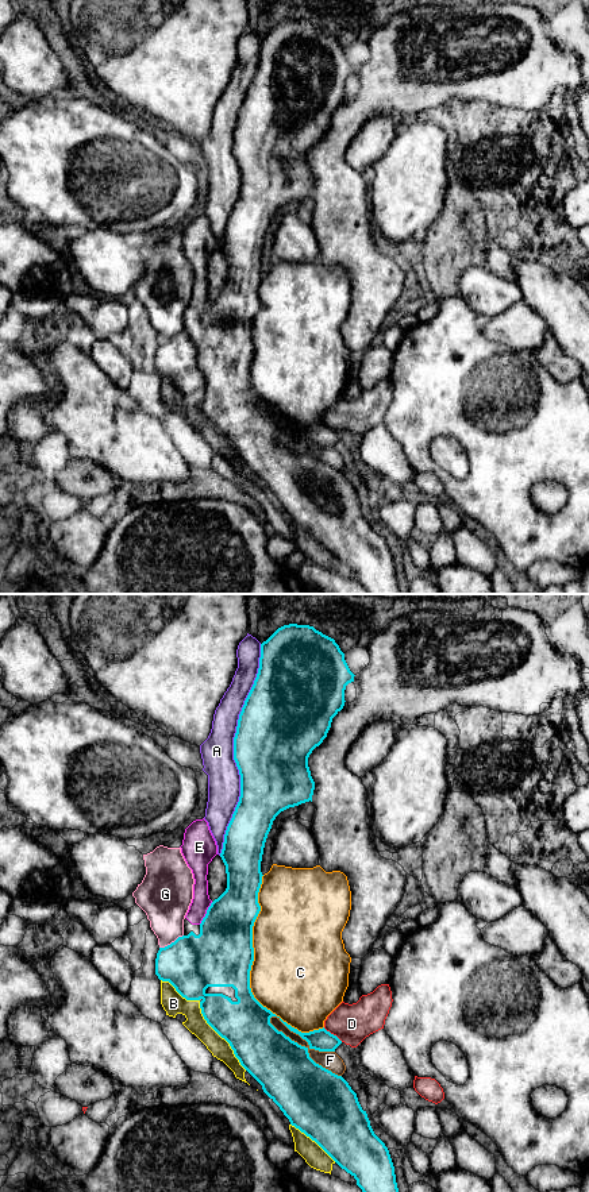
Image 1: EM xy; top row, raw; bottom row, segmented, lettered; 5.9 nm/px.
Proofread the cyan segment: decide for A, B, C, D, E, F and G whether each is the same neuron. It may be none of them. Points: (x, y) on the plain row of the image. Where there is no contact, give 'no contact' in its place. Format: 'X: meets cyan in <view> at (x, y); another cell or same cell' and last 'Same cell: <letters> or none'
A: meets cyan in xy at (234, 145); another cell
B: meets cyan in xy at (203, 411); another cell
C: meets cyan in xy at (250, 365); another cell
D: meets cyan in xy at (333, 429); another cell
E: meets cyan in xy at (207, 308); same cell
F: meets cyan in xy at (305, 443); another cell
G: meets cyan in xy at (172, 338); another cell
Same cell: E

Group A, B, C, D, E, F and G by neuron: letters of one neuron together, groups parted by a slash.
A G / B / C / D / E / F

